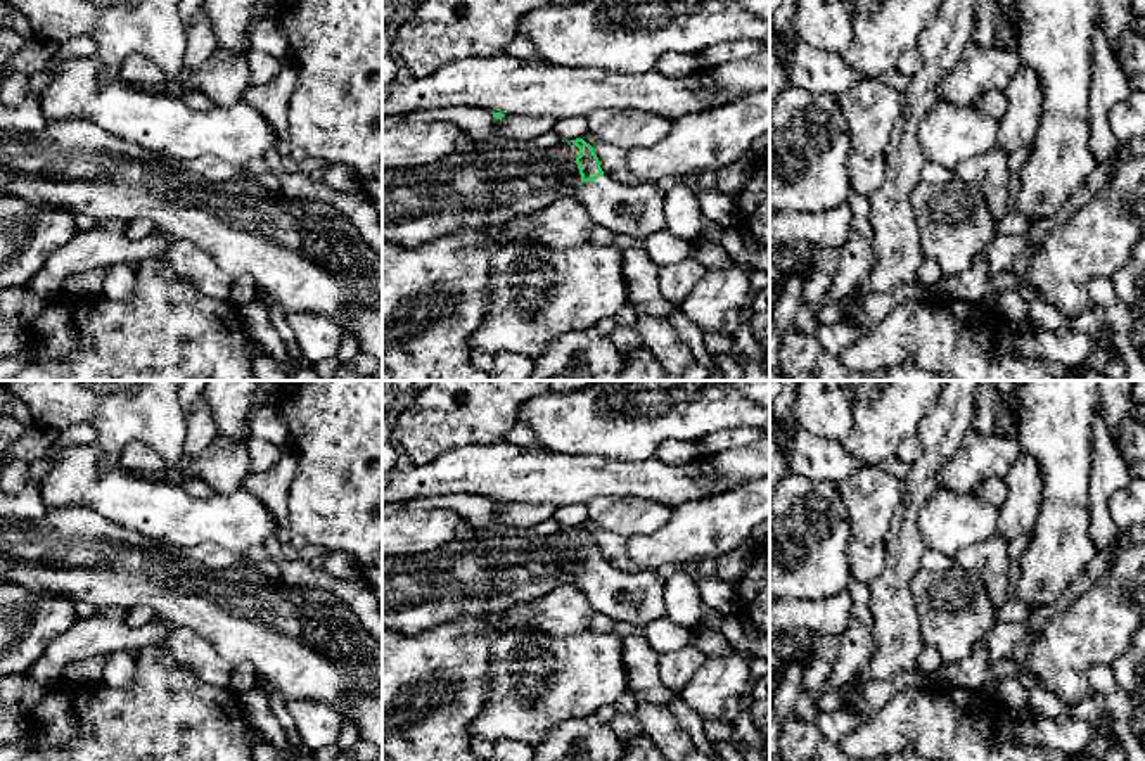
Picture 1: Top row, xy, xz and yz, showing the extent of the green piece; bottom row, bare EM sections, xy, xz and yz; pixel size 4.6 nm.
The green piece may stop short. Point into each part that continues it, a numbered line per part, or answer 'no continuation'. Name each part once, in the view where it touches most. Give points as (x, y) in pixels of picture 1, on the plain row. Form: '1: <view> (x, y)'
1: xz (625, 597)

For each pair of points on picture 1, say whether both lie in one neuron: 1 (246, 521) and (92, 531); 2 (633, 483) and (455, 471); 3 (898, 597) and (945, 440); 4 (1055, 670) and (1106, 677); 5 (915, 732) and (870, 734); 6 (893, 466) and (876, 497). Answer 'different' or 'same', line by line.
1: different
2: same
3: same
4: different
5: same
6: different

